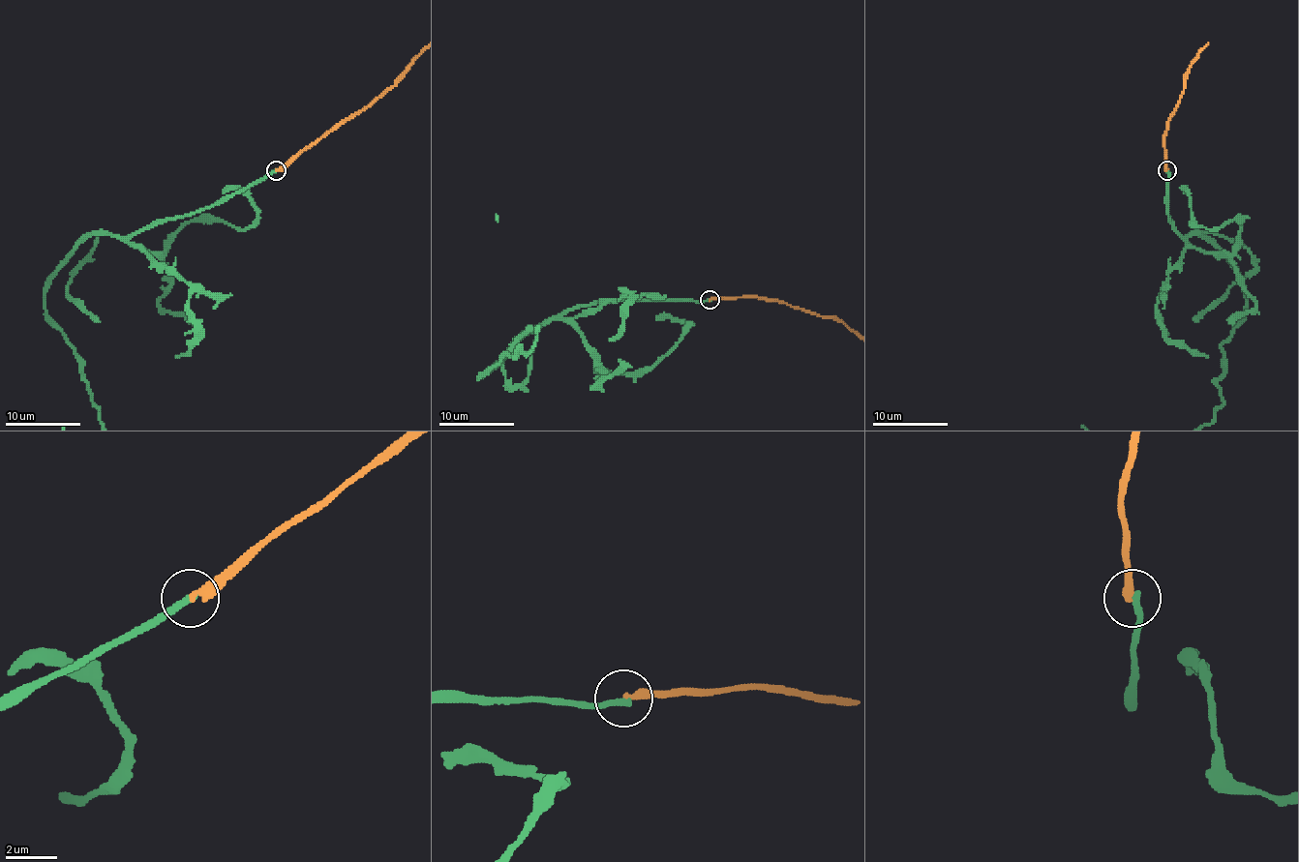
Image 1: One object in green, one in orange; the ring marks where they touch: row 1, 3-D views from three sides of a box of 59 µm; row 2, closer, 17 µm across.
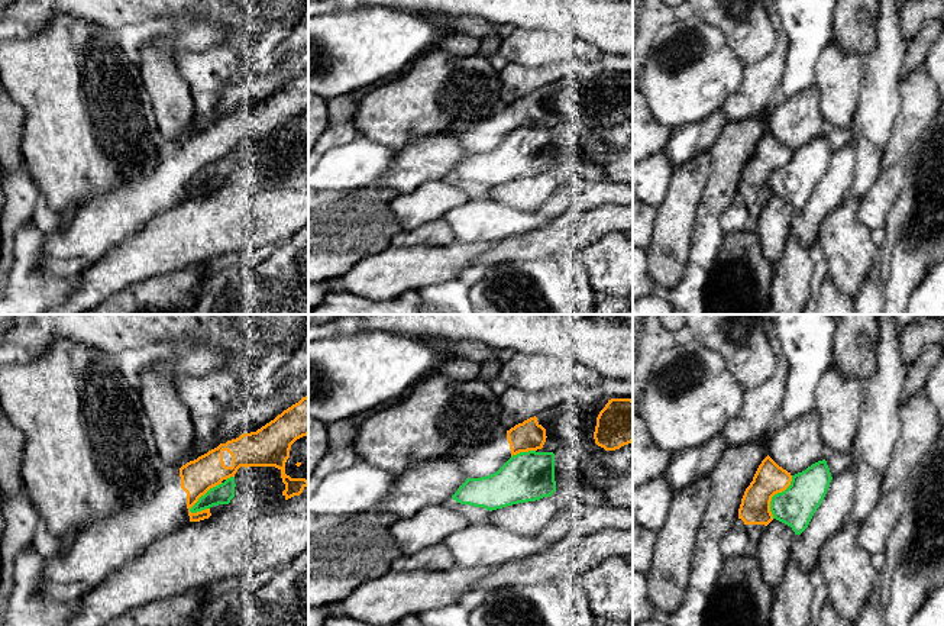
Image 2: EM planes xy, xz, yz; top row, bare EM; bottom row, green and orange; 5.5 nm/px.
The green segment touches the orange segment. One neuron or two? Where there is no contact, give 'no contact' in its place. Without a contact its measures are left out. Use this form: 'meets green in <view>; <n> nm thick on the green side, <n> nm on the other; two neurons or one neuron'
meets green in xy; 110 nm thick on the green side, 190 nm on the other; two neurons

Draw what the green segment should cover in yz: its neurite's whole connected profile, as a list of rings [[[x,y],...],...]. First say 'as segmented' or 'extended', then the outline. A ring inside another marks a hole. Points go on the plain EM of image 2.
as segmented | [[[825,135],[792,151],[791,161],[772,172],[773,194],[791,201],[795,210],[801,210],[822,178],[831,155]]]

